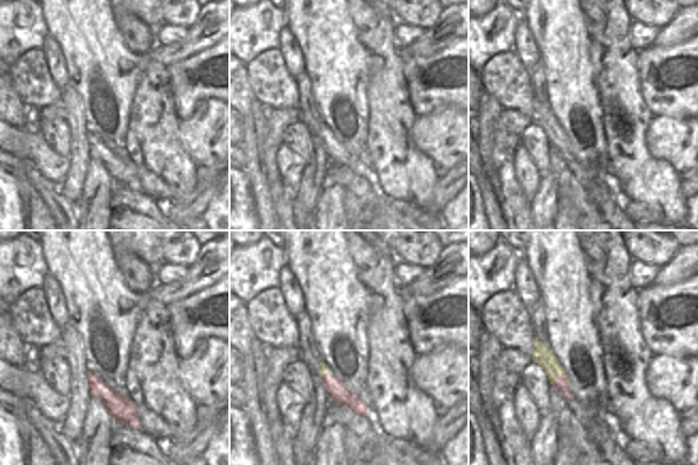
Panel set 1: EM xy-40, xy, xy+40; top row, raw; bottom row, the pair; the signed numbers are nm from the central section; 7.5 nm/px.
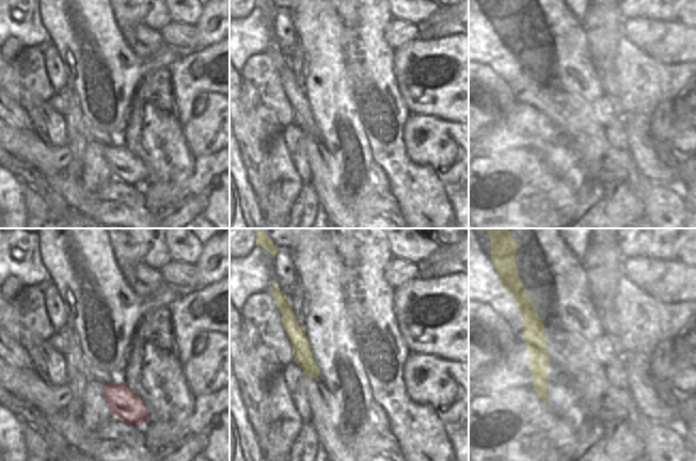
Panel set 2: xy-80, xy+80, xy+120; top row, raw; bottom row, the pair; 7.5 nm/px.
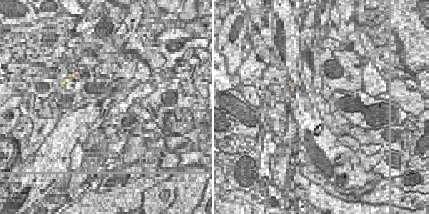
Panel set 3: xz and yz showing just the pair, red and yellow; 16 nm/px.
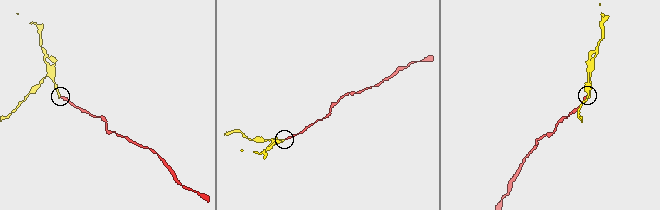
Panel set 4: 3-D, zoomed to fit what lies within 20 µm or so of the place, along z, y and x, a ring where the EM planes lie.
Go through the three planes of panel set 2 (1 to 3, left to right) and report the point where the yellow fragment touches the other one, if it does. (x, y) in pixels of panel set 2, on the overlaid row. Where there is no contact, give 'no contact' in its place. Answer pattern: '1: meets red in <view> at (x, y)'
1: no contact
2: meets red in xy+80 at (317, 376)
3: no contact

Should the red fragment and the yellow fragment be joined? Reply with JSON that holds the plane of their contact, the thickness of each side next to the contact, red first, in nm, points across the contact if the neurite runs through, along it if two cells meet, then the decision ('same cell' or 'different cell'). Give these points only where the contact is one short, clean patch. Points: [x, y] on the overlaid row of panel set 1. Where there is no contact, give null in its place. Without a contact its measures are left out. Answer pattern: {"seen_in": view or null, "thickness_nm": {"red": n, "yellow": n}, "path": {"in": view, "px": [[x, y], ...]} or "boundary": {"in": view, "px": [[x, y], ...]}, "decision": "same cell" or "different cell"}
{"seen_in": "xy+40", "thickness_nm": {"red": 110, "yellow": 160}, "boundary": {"in": "xy+40", "px": [[565, 372], [557, 377], [553, 384]]}, "decision": "different cell"}

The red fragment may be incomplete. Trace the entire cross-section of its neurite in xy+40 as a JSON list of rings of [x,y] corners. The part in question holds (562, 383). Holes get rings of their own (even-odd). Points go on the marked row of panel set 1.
[[[566,372],[562,373],[560,378],[556,378],[553,385],[561,391],[565,399],[572,398],[570,394],[570,379]]]

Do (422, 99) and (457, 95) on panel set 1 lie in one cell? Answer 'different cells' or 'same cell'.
same cell

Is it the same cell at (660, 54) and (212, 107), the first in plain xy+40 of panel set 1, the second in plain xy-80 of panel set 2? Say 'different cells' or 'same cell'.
different cells

